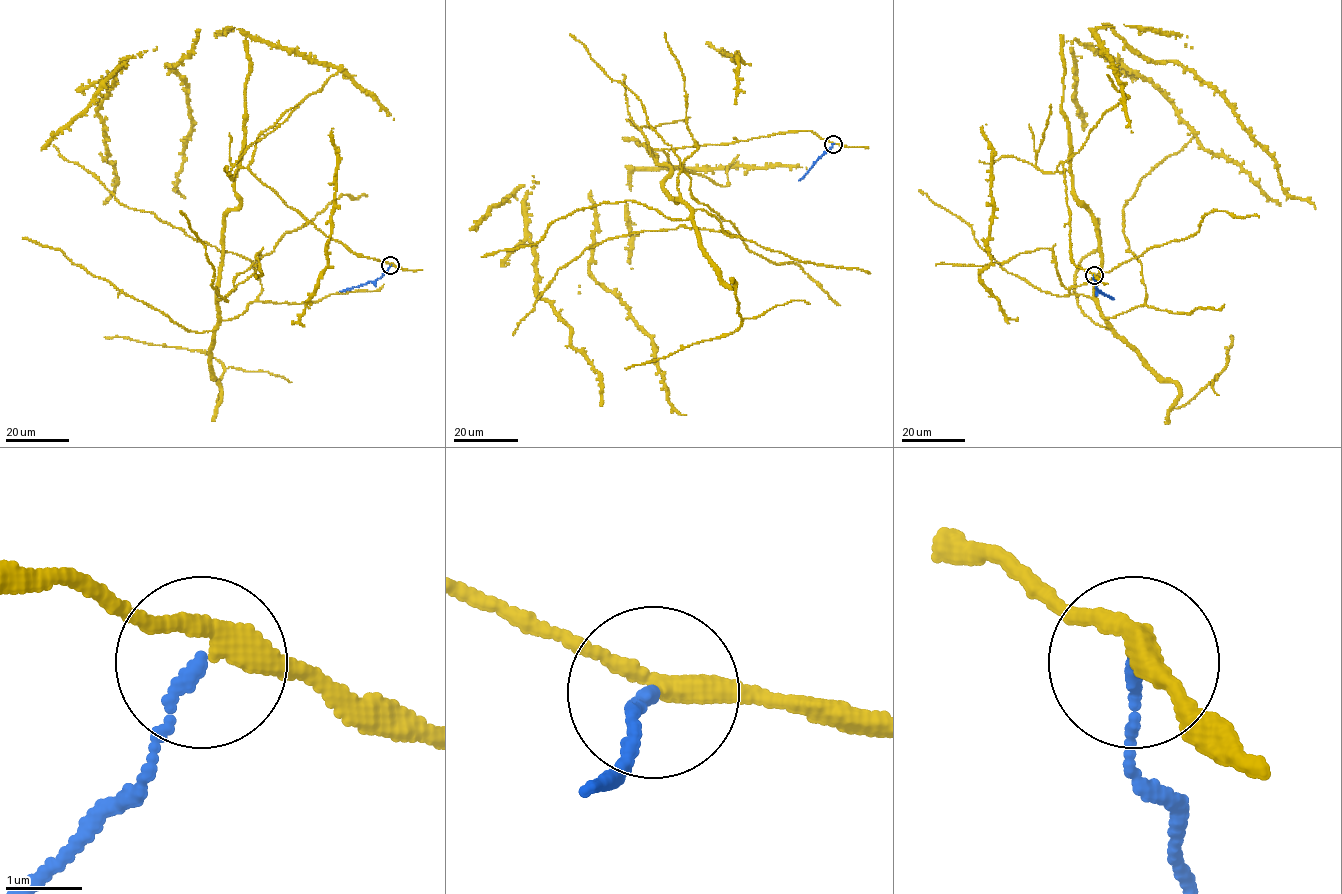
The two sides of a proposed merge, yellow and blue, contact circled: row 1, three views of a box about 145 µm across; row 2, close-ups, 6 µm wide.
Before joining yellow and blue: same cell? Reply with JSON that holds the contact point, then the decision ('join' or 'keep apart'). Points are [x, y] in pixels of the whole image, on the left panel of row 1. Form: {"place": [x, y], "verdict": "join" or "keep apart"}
{"place": [390, 265], "verdict": "keep apart"}

